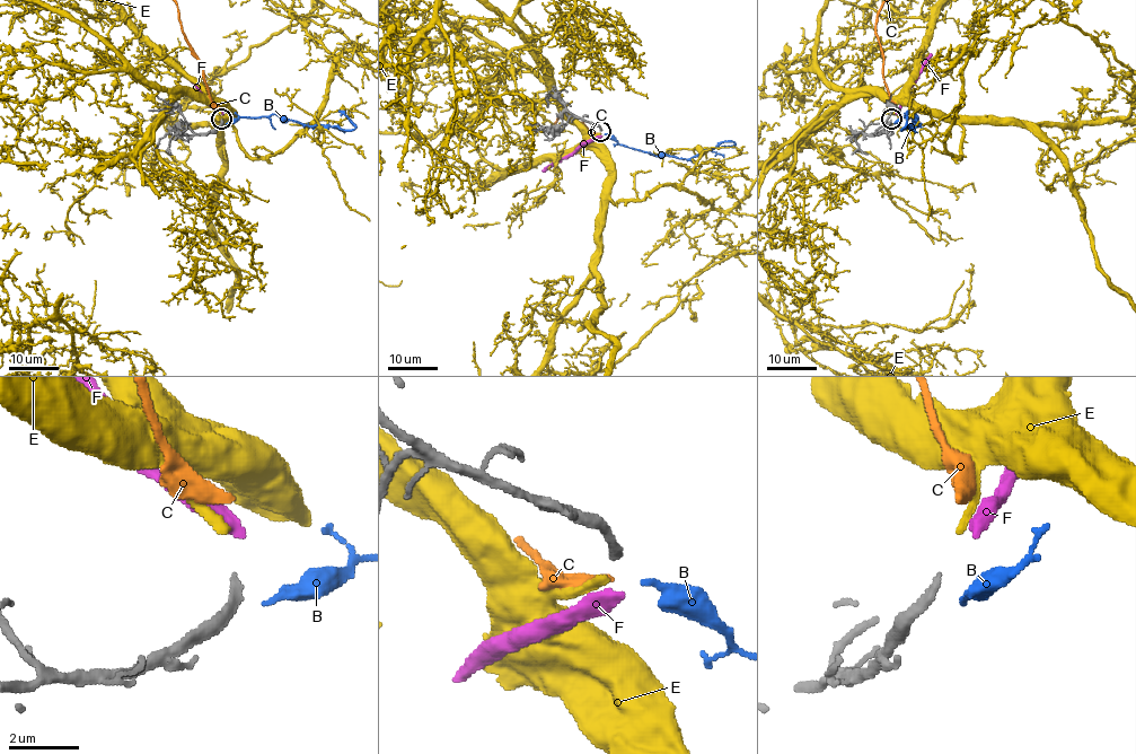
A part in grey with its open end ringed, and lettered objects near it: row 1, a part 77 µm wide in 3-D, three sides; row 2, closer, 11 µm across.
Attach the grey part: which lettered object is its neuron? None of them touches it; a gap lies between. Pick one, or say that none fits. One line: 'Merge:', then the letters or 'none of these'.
Merge: E

